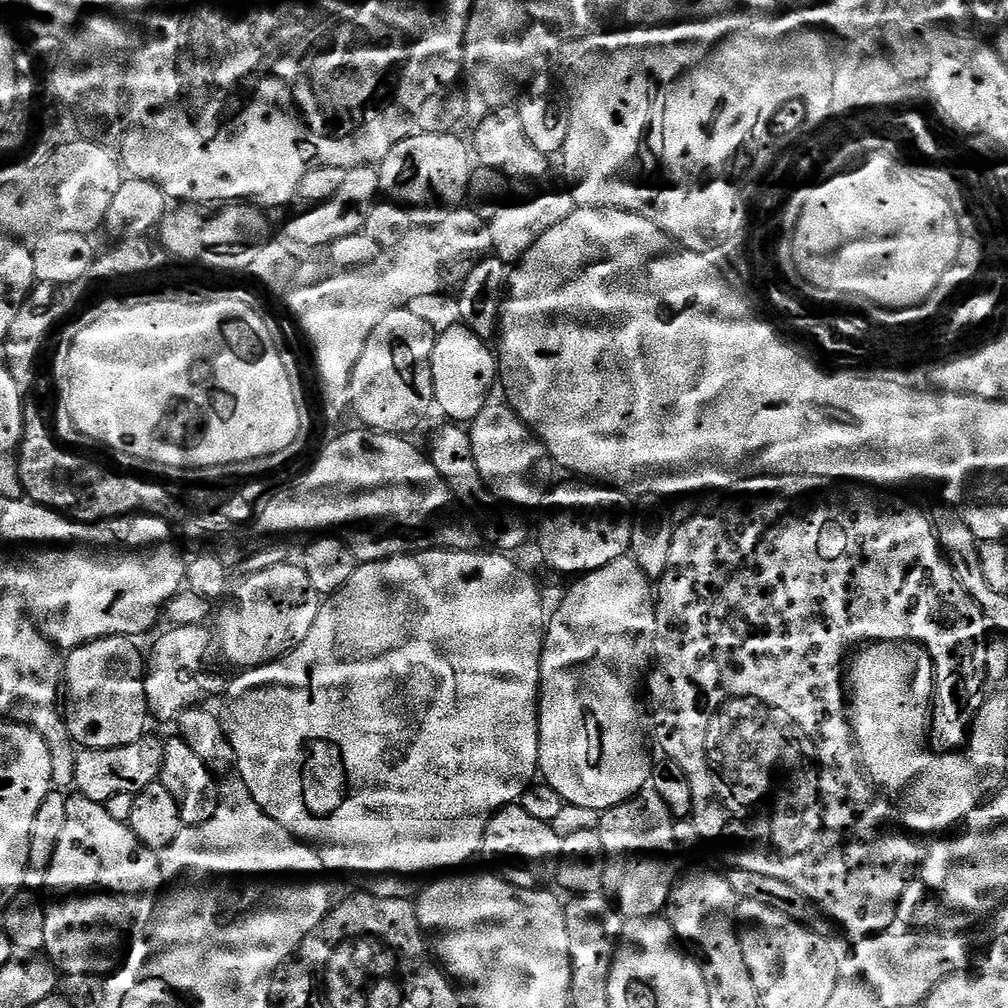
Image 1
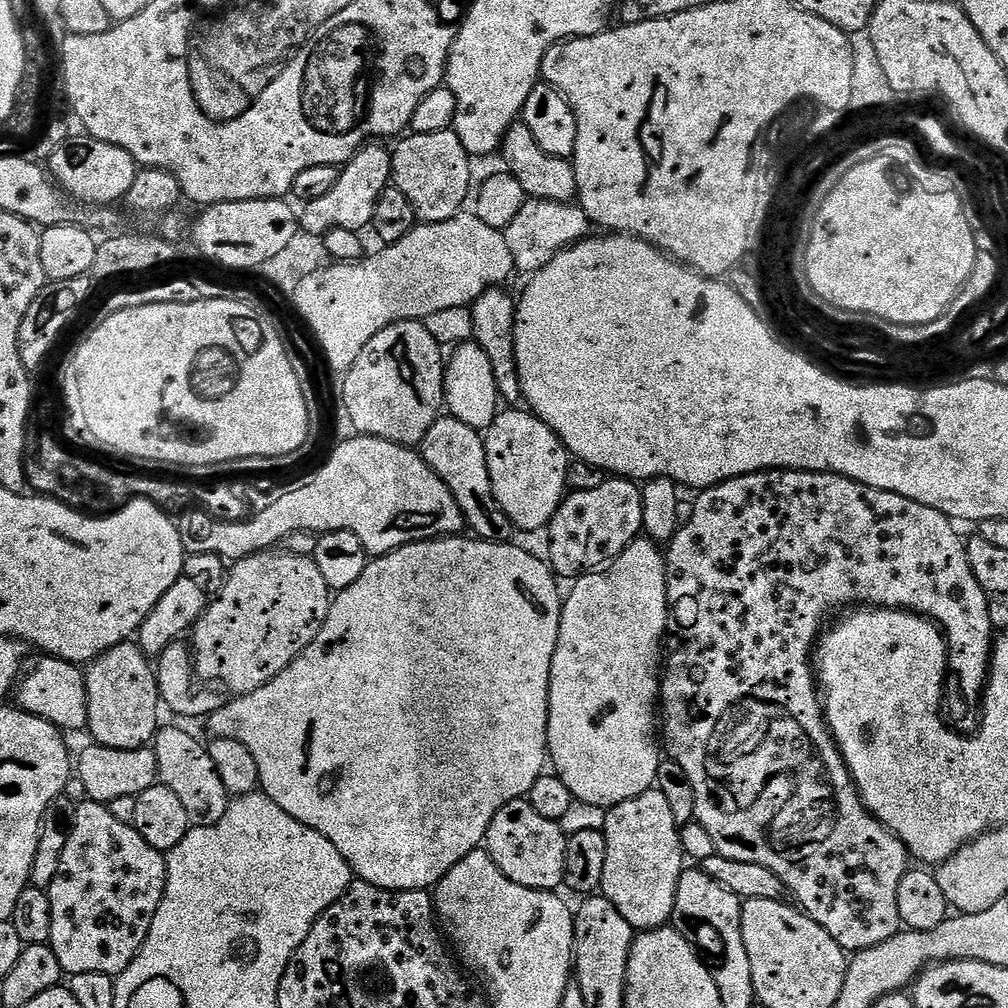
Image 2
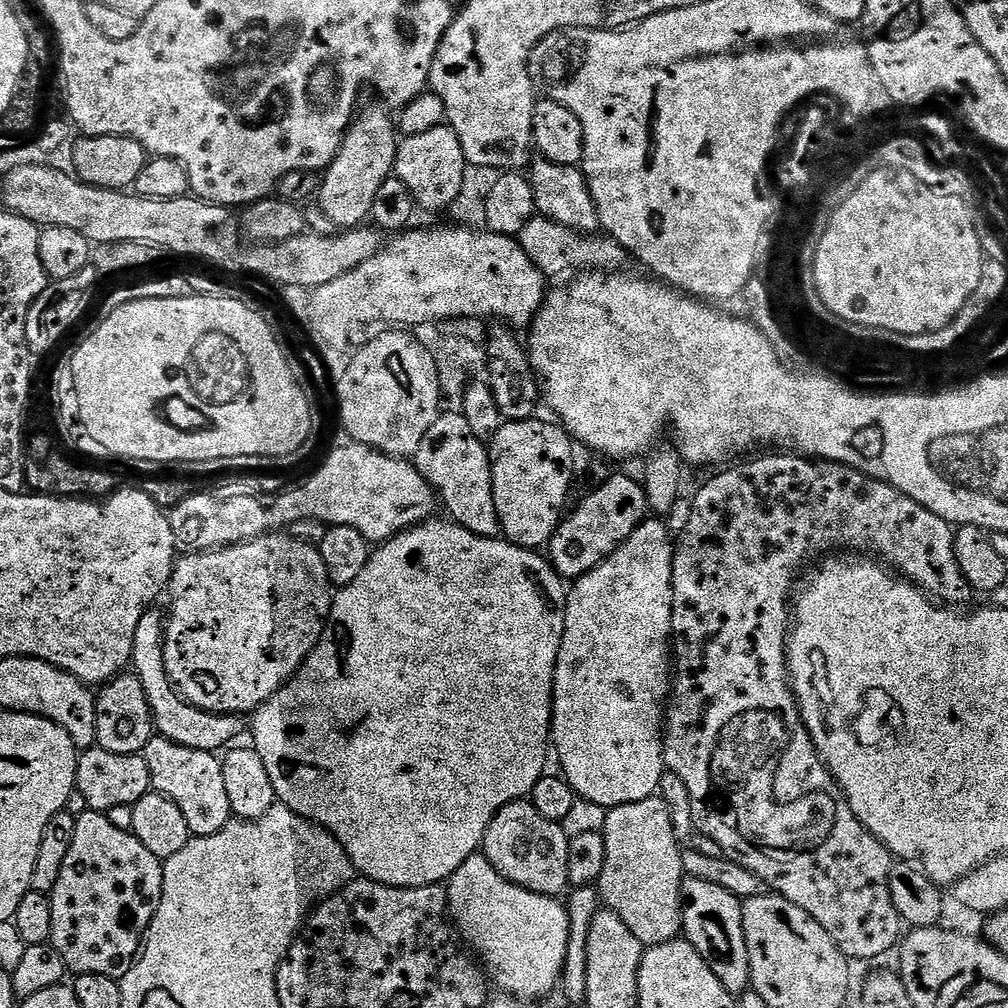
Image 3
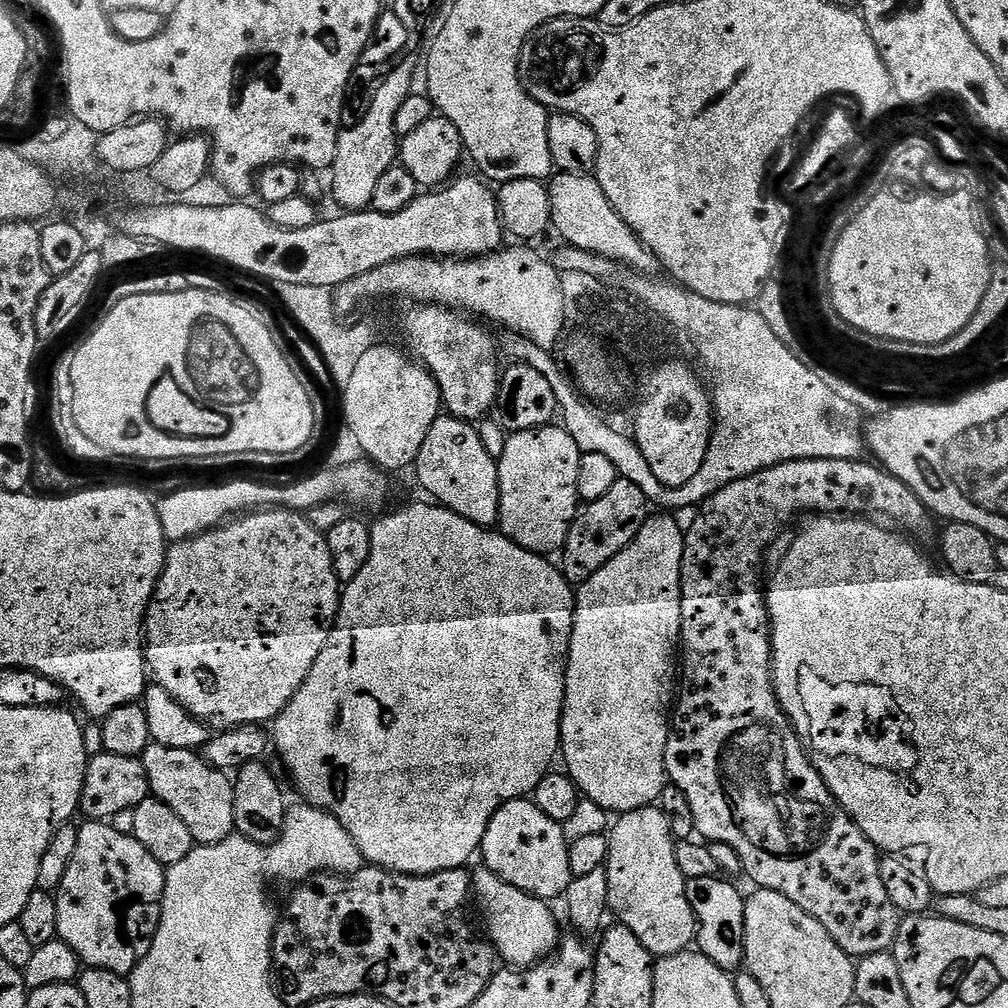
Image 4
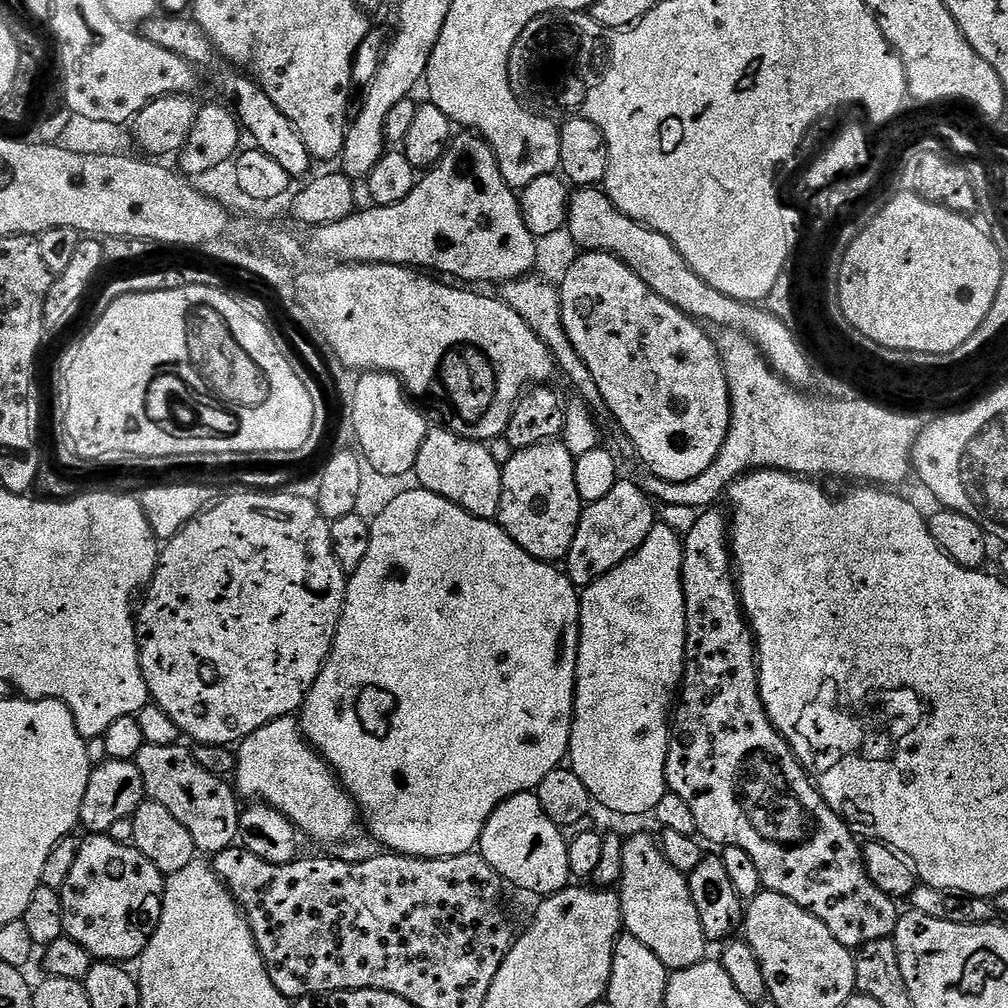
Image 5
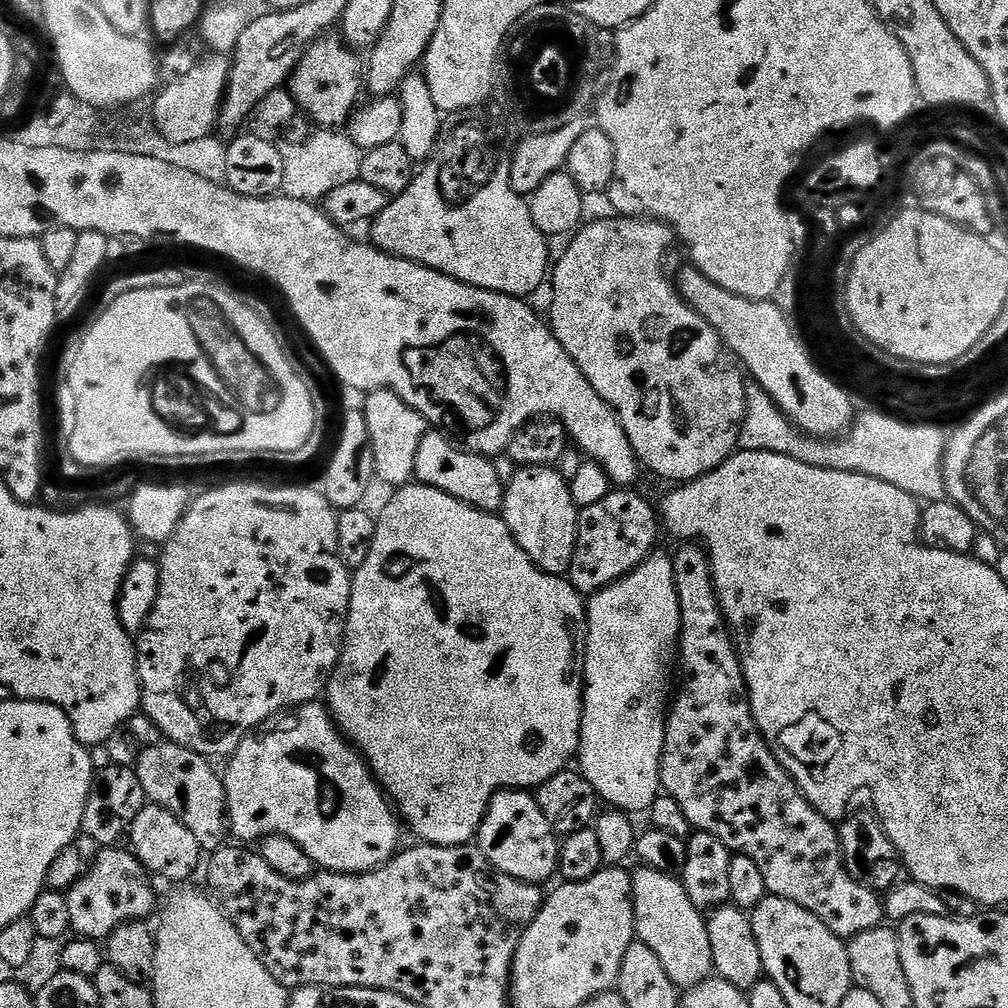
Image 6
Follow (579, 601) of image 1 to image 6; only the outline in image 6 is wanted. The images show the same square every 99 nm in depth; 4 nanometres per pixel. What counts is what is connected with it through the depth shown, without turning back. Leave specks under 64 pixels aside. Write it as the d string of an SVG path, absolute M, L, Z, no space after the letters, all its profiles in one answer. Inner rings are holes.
M653 551L635 570L626 574L621 580L616 580L600 592L591 593L587 597L588 609L588 641L586 642L586 658L584 659L584 709L582 710L582 730L580 731L580 750L578 753L578 770L594 786L597 797L604 800L609 809L619 810L625 814L647 813L657 796L661 795L660 763L664 753L664 735L668 725L670 711L670 692L668 687L672 684L672 667L678 664L678 649L680 646L680 603L678 590L674 586L674 566L669 553Z

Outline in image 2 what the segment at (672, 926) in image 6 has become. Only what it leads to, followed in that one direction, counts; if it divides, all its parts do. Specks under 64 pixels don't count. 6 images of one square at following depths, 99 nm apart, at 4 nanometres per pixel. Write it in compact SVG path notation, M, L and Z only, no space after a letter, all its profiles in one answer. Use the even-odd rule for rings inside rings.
M653 786L638 798L630 798L607 809L602 823L606 838L606 867L602 869L599 891L630 922L634 930L649 932L672 920L678 882L686 870L686 857L680 845L681 825L670 811L662 790Z

